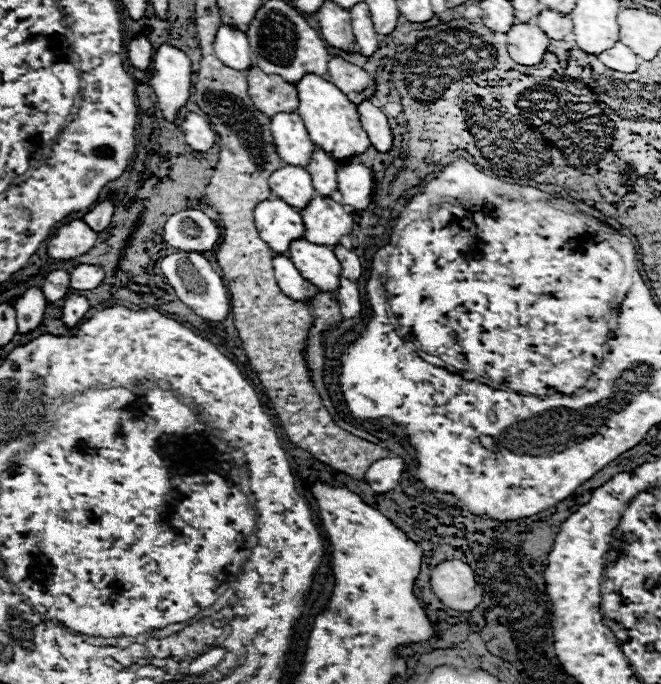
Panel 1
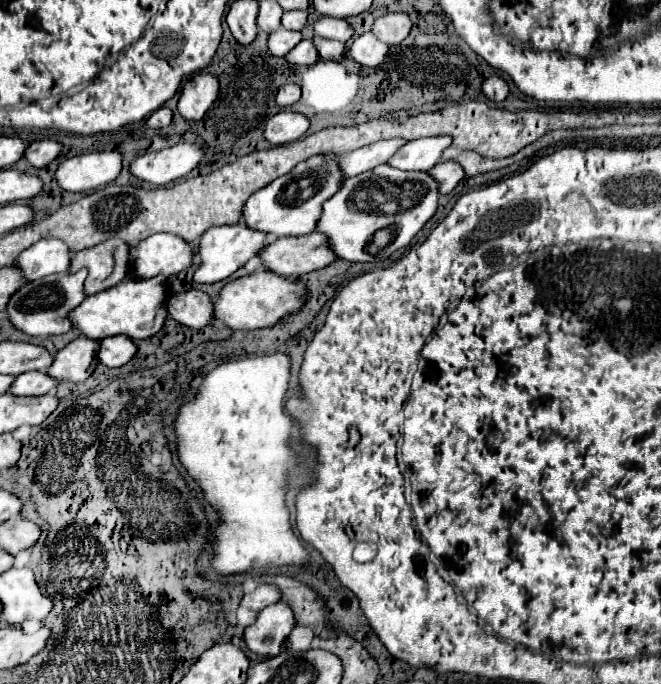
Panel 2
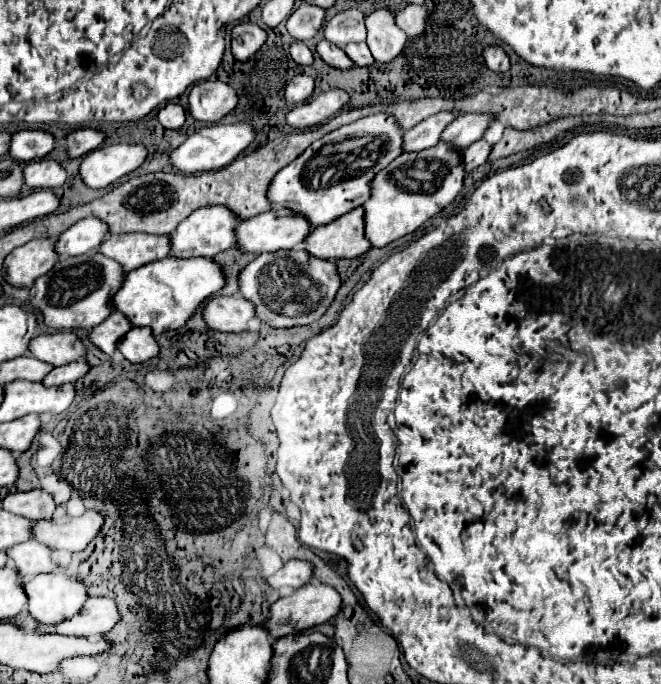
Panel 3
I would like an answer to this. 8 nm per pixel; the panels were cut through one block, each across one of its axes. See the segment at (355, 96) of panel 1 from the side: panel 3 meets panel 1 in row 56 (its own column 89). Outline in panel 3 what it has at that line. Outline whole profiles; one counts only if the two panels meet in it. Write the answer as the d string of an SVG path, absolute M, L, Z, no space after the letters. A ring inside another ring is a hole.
M112 312L102 324L98 324L96 328L90 330L88 340L102 350L104 354L112 356L116 350L118 340L124 336L124 332L130 330L130 322L120 314L120 312Z

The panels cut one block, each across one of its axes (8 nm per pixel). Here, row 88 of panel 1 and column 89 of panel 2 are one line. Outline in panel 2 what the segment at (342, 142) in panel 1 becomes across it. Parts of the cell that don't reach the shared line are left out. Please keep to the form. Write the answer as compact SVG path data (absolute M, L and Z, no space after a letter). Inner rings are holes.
M124 278L110 290L104 290L96 296L88 296L78 308L68 312L72 320L72 330L90 340L104 340L108 336L124 334L128 338L150 338L154 336L166 320L164 310L166 300L166 278L150 278L150 280L134 280Z

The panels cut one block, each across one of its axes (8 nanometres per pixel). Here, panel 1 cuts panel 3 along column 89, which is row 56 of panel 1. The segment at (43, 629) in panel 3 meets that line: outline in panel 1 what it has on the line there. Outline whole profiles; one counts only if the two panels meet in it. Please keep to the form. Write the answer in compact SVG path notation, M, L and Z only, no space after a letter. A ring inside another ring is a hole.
M616 42L614 48L602 52L598 56L608 68L612 70L618 70L618 72L624 72L624 74L632 74L638 70L638 64L640 64L640 58L628 50L628 46L624 46L622 42Z

